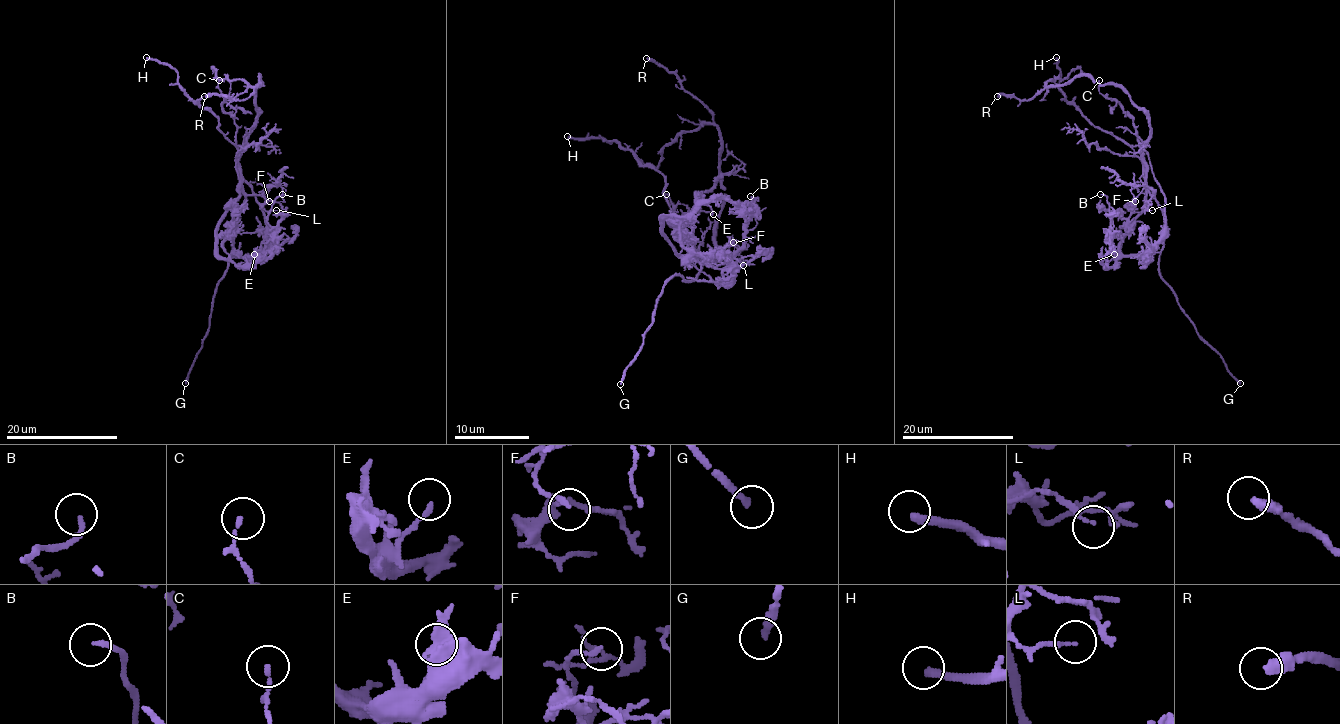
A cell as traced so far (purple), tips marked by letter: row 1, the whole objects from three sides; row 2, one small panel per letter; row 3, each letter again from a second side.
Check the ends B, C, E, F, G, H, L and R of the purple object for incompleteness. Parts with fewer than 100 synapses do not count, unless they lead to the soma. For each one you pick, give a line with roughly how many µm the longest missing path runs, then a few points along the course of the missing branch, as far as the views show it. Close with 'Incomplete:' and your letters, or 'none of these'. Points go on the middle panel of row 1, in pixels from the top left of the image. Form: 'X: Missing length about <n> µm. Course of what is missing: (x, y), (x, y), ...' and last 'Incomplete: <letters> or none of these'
G: Missing length about 70 µm
Incomplete: G

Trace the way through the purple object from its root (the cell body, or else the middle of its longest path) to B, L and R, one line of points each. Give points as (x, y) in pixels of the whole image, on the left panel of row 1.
B: (240, 169), (240, 197), (217, 232), (237, 265), (247, 267), (272, 251), (274, 228), (267, 215), (282, 194)
L: (240, 169), (240, 187), (247, 194), (261, 194), (265, 199), (267, 211), (276, 210)
R: (240, 169), (242, 143), (257, 114), (256, 89), (262, 85), (261, 78), (260, 85), (242, 100), (204, 96)

